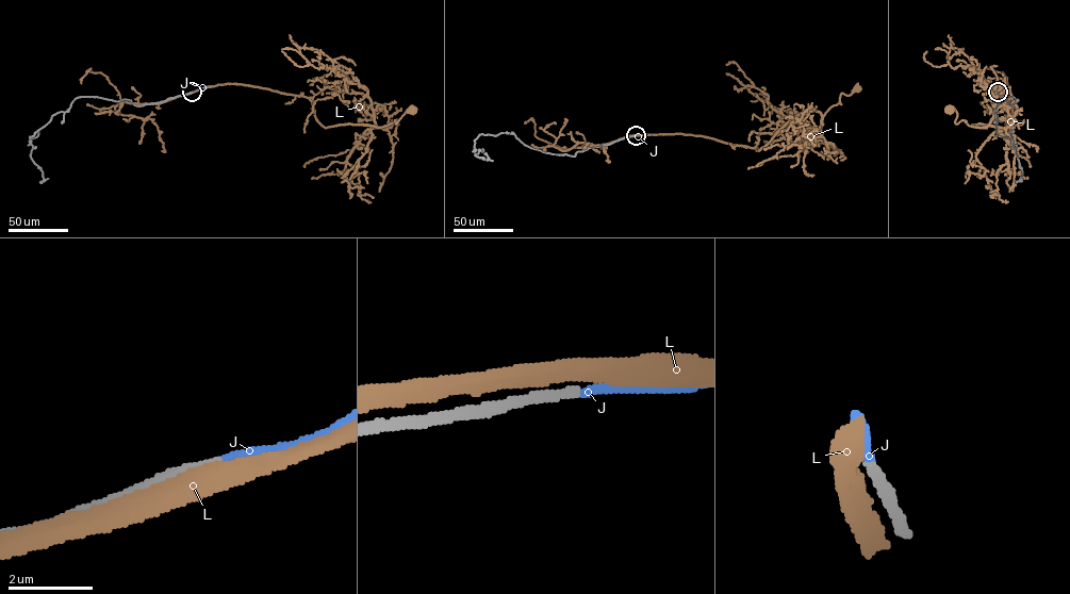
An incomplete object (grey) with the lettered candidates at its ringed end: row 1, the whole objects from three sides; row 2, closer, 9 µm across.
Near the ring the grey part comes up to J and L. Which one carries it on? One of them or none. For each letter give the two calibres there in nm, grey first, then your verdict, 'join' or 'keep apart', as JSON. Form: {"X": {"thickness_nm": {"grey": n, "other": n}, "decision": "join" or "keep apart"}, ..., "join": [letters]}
{"J": {"thickness_nm": {"grey": 200, "other": 180}, "decision": "join"}, "L": {"thickness_nm": {"grey": 200, "other": 440}, "decision": "keep apart"}, "join": ["J"]}

